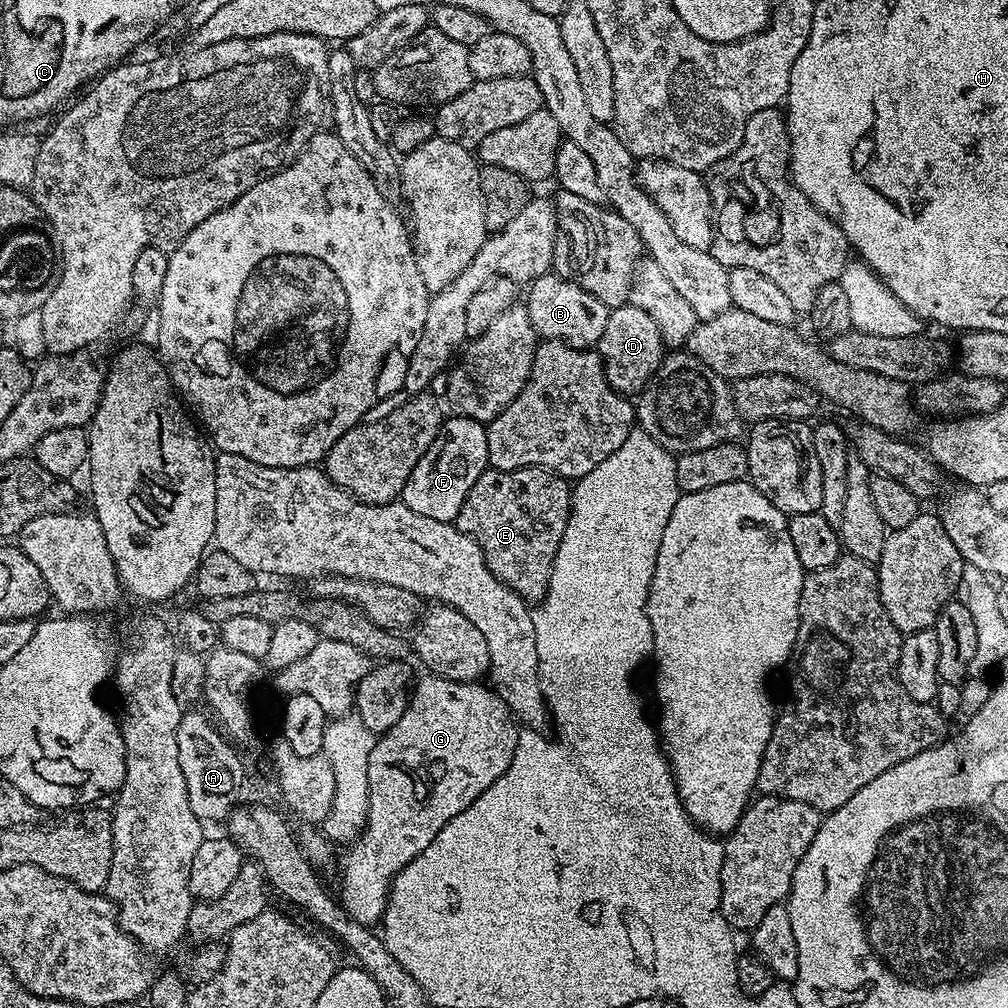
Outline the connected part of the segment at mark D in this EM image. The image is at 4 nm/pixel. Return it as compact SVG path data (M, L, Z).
M629 302L621 308L609 311L606 330L602 330L598 351L604 364L604 380L607 387L621 394L640 394L659 370L661 361L666 356L666 345L654 318L650 318L646 310L638 310L638 306Z

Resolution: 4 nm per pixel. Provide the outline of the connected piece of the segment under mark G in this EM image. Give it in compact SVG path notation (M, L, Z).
M431 674L425 675L425 677L425 680L417 679L415 681L402 718L398 718L398 722L394 722L392 729L383 733L377 739L374 750L370 750L370 766L368 767L370 794L368 795L366 819L363 821L362 831L359 833L358 839L345 847L348 849L345 850L344 857L340 860L340 876L344 879L344 885L340 888L340 896L338 892L338 903L344 907L348 916L354 918L354 922L359 924L376 926L383 921L384 911L388 905L388 891L392 889L392 879L411 860L418 858L418 854L422 854L422 850L426 850L426 846L430 846L430 842L434 842L434 838L438 838L438 830L442 830L442 826L446 826L446 822L450 822L450 818L462 814L462 810L466 810L466 806L475 802L478 794L490 790L490 786L494 786L494 782L498 782L498 778L502 778L502 774L506 774L506 766L510 766L510 758L514 758L518 724L512 715L512 711L506 706L506 702L502 702L500 695L491 686L484 682L446 680L442 676Z

